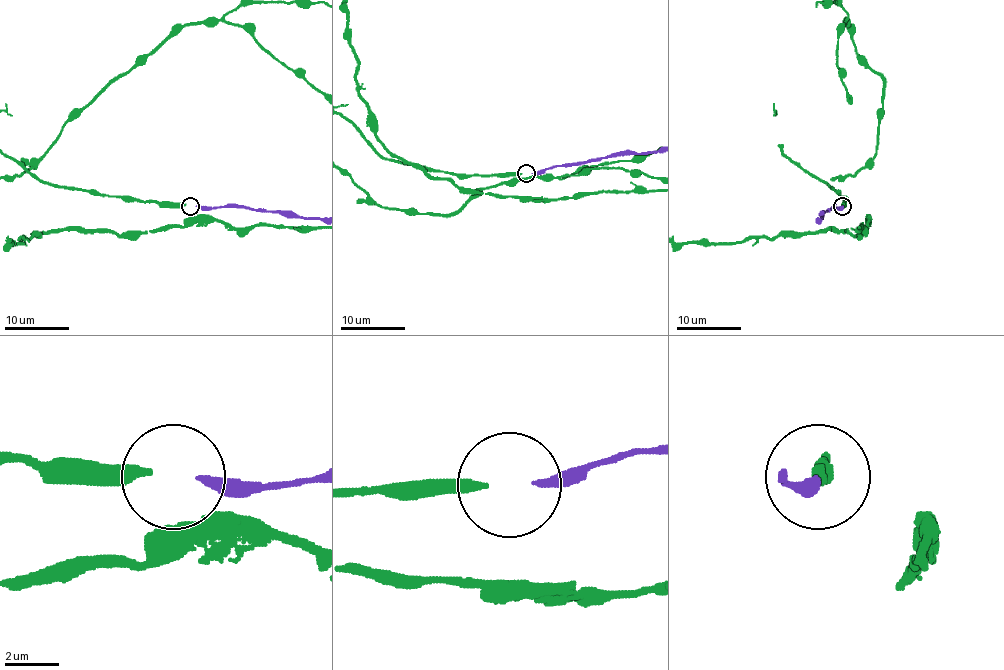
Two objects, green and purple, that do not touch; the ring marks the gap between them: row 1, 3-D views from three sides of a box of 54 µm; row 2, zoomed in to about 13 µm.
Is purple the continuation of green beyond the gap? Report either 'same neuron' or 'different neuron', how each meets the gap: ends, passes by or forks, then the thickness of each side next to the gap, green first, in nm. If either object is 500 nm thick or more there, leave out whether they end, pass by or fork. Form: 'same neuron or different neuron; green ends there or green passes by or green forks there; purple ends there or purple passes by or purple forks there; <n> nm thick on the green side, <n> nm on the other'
same neuron; green ends there; purple ends there; 400 nm thick on the green side, 320 nm on the other

